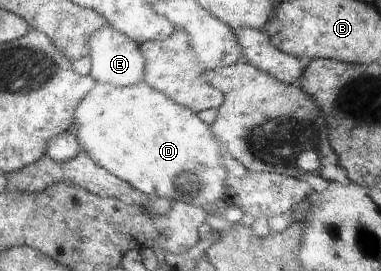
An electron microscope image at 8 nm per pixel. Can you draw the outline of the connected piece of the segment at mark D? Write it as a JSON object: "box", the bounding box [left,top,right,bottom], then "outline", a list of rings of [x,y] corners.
{"box":[70,82,229,208],"outline":[[[96,82],[74,111],[74,123],[70,131],[76,135],[80,149],[86,151],[96,165],[147,196],[166,197],[174,204],[183,201],[199,208],[224,199],[229,178],[226,165],[222,162],[226,149],[212,135],[210,125],[202,125],[202,121],[190,109],[176,105],[166,95],[146,85],[142,82],[120,87]]]}

